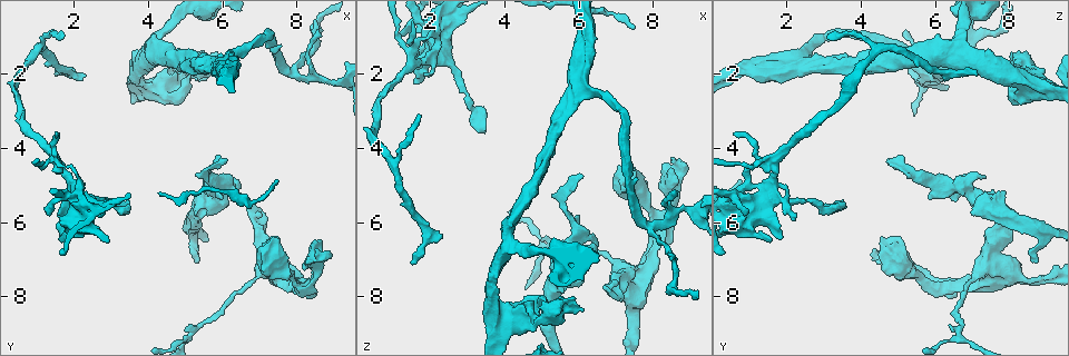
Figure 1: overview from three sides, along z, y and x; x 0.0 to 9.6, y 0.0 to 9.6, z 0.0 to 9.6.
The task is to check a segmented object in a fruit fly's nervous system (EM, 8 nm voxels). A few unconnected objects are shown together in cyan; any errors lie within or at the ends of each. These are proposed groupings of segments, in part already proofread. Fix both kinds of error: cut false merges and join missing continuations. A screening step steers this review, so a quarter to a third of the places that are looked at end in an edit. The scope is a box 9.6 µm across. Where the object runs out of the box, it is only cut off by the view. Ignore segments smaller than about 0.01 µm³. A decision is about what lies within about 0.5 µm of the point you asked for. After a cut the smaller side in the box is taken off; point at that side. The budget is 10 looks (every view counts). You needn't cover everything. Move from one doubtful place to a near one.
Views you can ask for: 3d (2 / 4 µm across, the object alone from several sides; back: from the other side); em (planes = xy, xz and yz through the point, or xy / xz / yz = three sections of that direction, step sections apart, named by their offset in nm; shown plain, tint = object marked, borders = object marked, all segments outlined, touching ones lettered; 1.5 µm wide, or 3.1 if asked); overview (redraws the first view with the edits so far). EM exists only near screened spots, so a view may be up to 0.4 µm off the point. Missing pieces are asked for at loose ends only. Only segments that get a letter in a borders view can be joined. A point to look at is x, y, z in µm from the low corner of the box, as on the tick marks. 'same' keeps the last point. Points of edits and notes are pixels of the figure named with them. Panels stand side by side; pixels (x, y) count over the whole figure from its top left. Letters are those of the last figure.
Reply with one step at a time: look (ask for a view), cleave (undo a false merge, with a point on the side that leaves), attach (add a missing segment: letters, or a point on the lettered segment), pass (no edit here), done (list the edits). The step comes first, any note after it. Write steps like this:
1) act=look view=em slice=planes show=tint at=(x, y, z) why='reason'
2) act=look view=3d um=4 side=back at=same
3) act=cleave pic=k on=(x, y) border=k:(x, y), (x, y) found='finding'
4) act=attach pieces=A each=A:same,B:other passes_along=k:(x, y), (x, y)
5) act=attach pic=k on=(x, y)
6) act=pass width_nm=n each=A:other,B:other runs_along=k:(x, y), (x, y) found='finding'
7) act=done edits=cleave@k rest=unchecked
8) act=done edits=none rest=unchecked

act=look view=3d um=2 at=(5.35, 7.10, 8.75) why='free end'

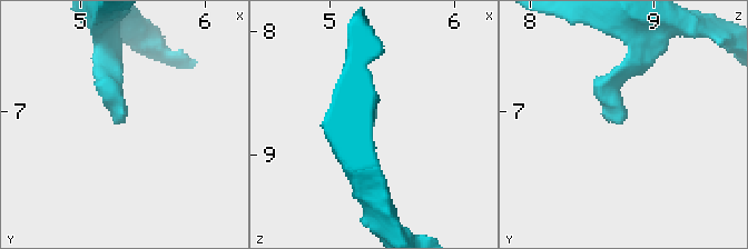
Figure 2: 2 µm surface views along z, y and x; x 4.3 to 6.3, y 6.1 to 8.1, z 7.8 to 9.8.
act=look view=em slice=yz step=8 show=plain at=(5.32, 7.08, 8.76)

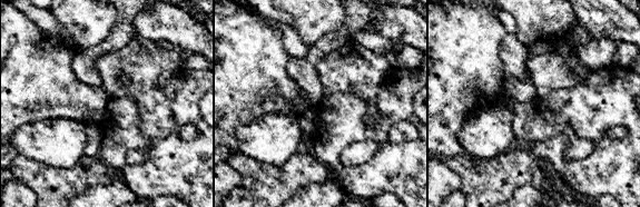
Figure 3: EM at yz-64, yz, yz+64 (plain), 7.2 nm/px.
act=look view=em slice=yz step=8 show=borders at=same

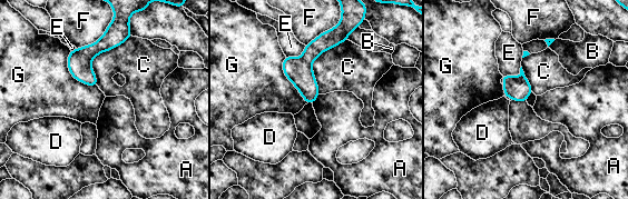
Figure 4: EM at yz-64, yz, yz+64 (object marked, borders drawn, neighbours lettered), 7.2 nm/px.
act=pass longest_contact=C:440nm each=A:other,B:other,C:other,D:other,E:other,F:other,G:other runs_along=4:(327, 36), (306, 59), (310, 100) found='none of them fits'

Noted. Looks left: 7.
act=look view=3d um=4 at=(5.15, 9.00, 6.70) why='three-way junction'

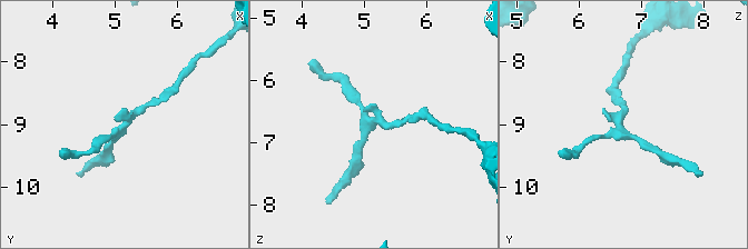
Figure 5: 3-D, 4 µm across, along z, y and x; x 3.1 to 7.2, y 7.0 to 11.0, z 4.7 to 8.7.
act=look view=em slice=yz step=4 show=borders at=(5.10, 9.05, 6.60) arms=3 why='need the tissue'

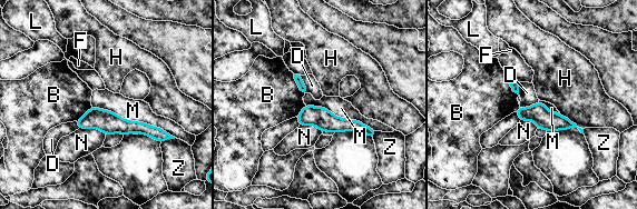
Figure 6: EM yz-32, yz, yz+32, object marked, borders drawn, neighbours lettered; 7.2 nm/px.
act=pass each=B:other,D:other,F:other,H:other,L:other,M:other,N:other,Z:other runs_along=6:(79, 122), (140, 127), (163, 136) found='one cell here'

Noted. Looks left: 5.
act=look view=em slice=planes show=borders at=(7.35, 6.35, 4.60) why='branch stops here'

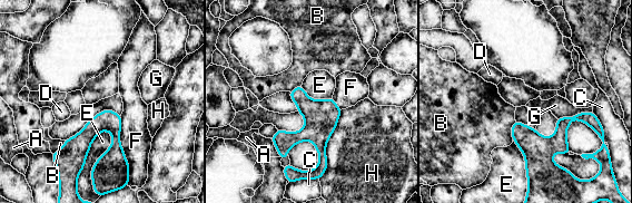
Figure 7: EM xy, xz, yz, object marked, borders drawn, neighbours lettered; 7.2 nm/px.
act=pass longest_contact=H:460nm each=A:other,B:other,C:other,D:other,E:other,F:other,G:other,H:other found='none of them fits'

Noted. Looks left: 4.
act=look view=3d um=2 at=(1.50, 4.40, 1.65) why='closes a loop'

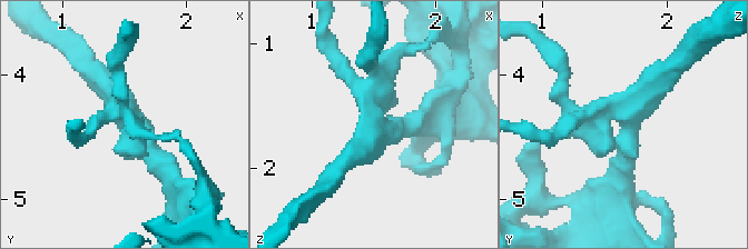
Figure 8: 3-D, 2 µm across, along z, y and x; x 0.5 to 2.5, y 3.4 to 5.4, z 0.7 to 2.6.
act=look view=em slice=planes show=borders at=(1.52, 4.40, 1.68)

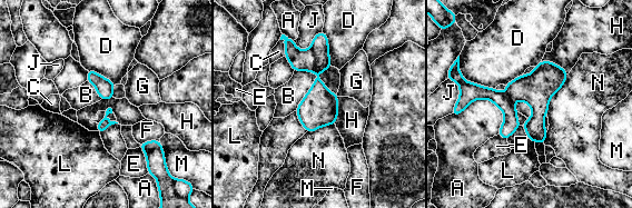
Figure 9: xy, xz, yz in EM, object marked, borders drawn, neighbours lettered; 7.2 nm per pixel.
act=cleave pic=9 on=(319, 46) width_nm=120 each=A:other,B:other,C:other,D:other,E:other,F:other,G:other,H:other,J:other,L:other,M:other,N:other part_leaving=9:(470, 85), (509, 110), (505, 136) found='a second cell is stuck on'

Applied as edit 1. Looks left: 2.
act=done edits=cleave@9 rest=unchecked

